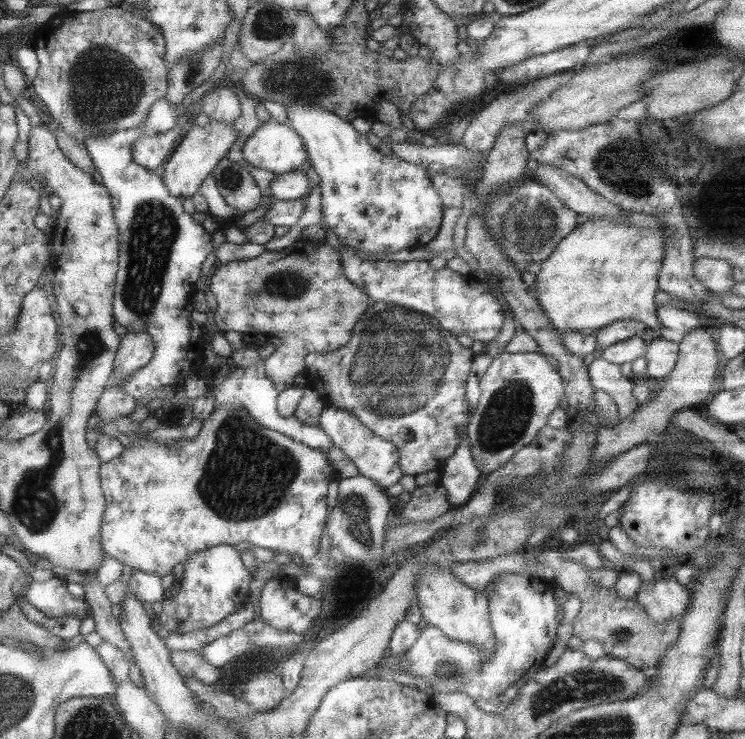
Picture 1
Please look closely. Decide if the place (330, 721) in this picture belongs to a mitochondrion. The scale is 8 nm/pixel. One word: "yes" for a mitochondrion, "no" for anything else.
yes

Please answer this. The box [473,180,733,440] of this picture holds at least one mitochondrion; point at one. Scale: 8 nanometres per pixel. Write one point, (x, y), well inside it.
(531, 224)

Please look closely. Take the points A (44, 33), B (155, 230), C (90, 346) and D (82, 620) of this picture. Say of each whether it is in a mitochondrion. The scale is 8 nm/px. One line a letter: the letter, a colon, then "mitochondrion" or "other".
A: other
B: mitochondrion
C: mitochondrion
D: other

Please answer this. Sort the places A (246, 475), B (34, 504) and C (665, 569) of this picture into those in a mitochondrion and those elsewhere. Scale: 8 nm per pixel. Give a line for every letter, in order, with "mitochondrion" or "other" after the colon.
A: mitochondrion
B: mitochondrion
C: other

